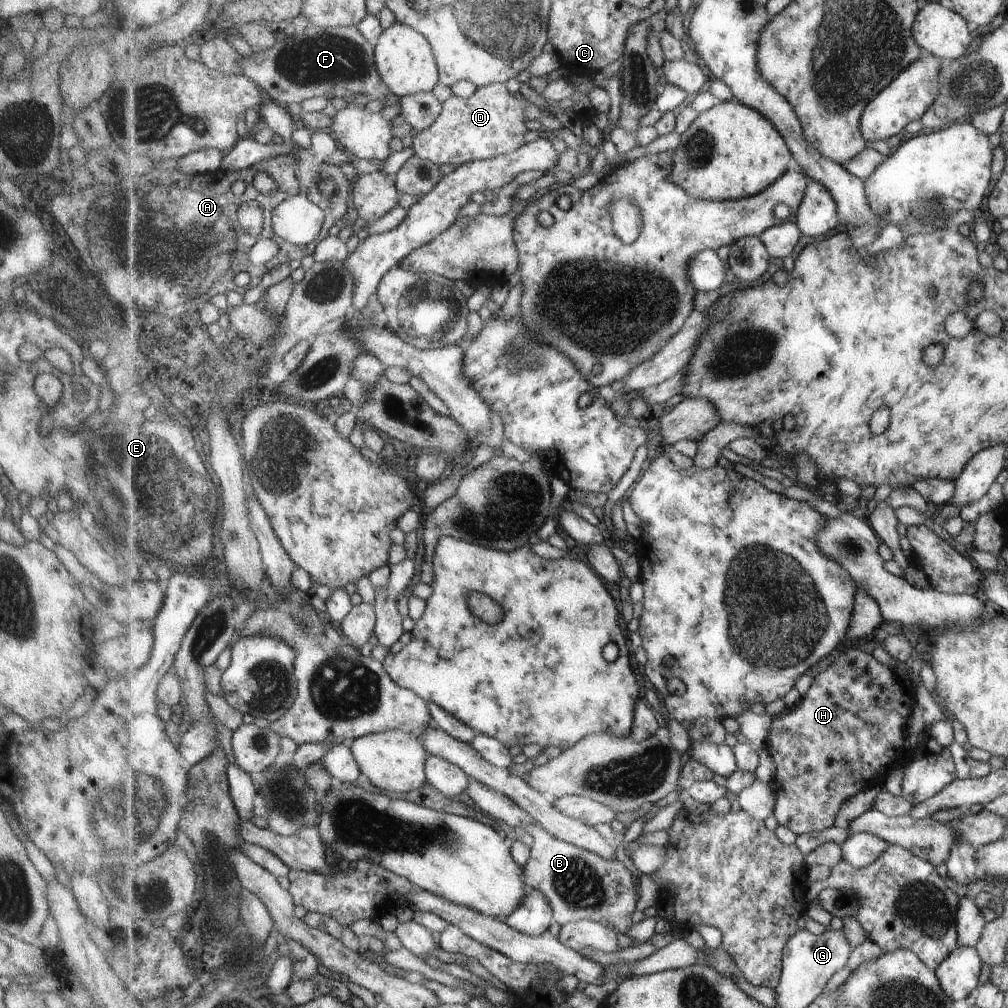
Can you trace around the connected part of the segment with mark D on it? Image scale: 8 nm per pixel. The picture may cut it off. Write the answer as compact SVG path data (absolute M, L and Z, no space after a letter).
M504 83L479 87L469 98L459 98L453 94L442 103L443 111L439 114L436 124L414 137L414 153L421 159L429 160L435 165L455 164L456 168L472 161L496 158L511 153L525 146L525 106L523 101L509 92Z

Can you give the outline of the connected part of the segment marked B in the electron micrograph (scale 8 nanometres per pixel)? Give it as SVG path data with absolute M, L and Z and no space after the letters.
M523 823L520 828L520 835L529 834L534 838L531 859L524 868L522 880L526 886L544 892L557 911L560 926L582 919L594 922L608 920L608 926L628 934L634 926L631 914L635 912L640 896L635 890L635 878L625 864L557 839L537 823Z

